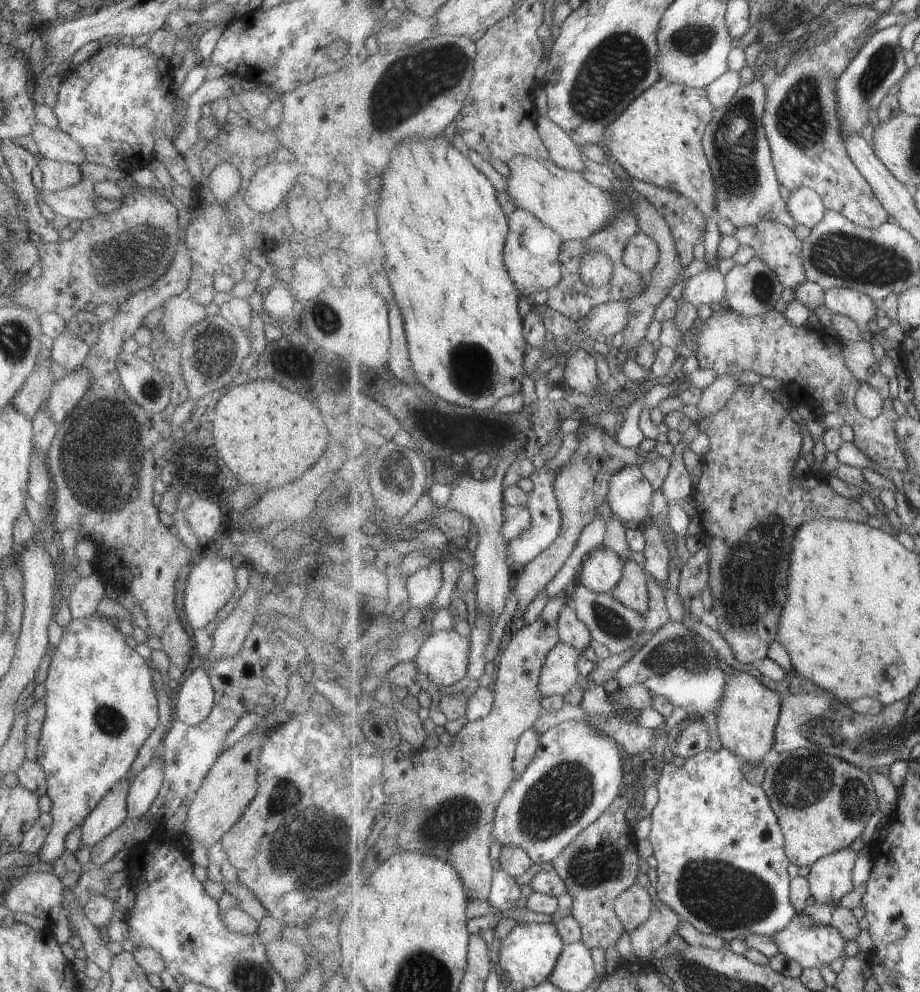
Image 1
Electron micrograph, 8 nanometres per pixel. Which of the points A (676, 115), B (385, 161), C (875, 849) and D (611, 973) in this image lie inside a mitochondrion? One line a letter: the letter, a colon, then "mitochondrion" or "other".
A: other
B: other
C: other
D: other

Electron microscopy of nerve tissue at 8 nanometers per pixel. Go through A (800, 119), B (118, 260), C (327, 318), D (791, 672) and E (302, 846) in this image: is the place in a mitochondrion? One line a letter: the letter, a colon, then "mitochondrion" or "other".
A: mitochondrion
B: mitochondrion
C: mitochondrion
D: other
E: mitochondrion

